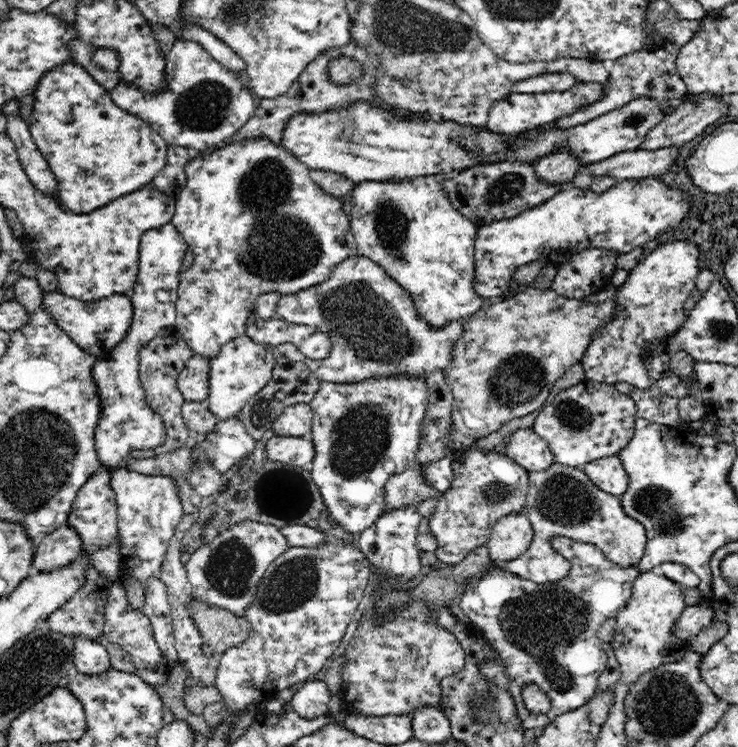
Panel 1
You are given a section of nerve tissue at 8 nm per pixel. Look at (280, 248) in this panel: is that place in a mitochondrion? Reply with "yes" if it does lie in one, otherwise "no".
yes

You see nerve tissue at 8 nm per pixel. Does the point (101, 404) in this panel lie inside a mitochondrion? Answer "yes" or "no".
no

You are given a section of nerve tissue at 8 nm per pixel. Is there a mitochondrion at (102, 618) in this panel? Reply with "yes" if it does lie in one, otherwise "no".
no

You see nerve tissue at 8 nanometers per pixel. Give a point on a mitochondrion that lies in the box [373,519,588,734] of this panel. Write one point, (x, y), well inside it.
(484, 705)

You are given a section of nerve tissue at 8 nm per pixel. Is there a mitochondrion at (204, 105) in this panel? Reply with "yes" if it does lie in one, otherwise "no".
yes

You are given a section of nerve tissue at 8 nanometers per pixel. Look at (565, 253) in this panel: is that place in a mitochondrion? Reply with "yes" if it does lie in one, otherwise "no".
no

